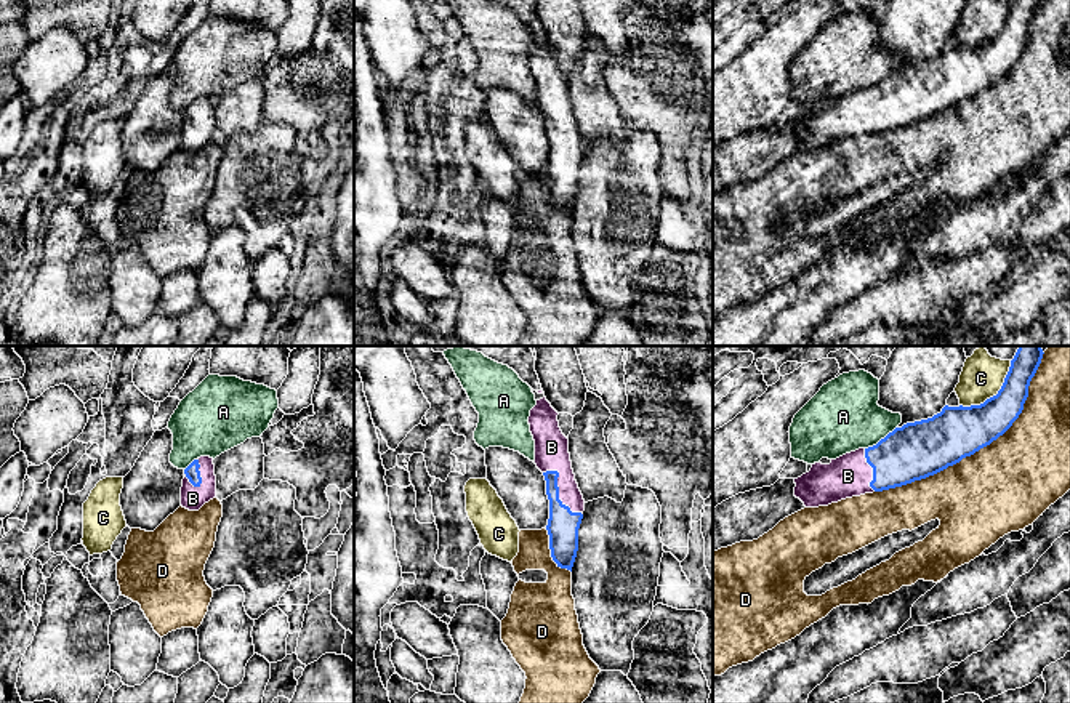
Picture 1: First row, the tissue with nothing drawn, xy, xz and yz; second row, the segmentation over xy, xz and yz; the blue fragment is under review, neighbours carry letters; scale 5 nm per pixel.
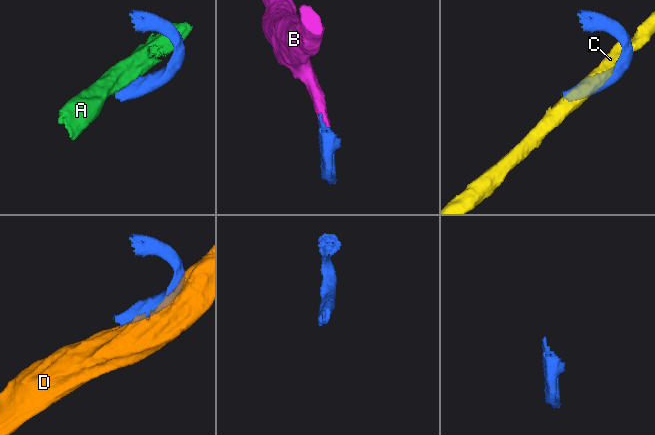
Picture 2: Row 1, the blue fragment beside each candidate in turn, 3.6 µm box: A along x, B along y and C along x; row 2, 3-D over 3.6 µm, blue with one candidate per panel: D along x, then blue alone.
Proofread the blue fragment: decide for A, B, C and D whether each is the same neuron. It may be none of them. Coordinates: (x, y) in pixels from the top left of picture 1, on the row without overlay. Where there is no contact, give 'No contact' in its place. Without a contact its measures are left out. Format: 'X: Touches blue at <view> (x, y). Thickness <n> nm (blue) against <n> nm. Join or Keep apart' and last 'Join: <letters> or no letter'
A: Touches blue at yz (881, 80). Thickness 280 nm (blue) against 360 nm. Keep apart
B: Touches blue at xz (558, 132). Thickness 160 nm (blue) against 180 nm. Join
C: Touches blue at yz (993, 37). Thickness 260 nm (blue) against 200 nm. Keep apart
D: Touches blue at yz (976, 92). Thickness 280 nm (blue) against 460 nm. Keep apart
Join: B

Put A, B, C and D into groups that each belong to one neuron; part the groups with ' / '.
A / B / C / D

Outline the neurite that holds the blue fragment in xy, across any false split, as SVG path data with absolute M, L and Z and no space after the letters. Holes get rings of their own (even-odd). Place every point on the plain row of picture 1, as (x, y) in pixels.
M200 98L184 110L181 147L189 152L199 152L213 139L216 139L213 99Z

